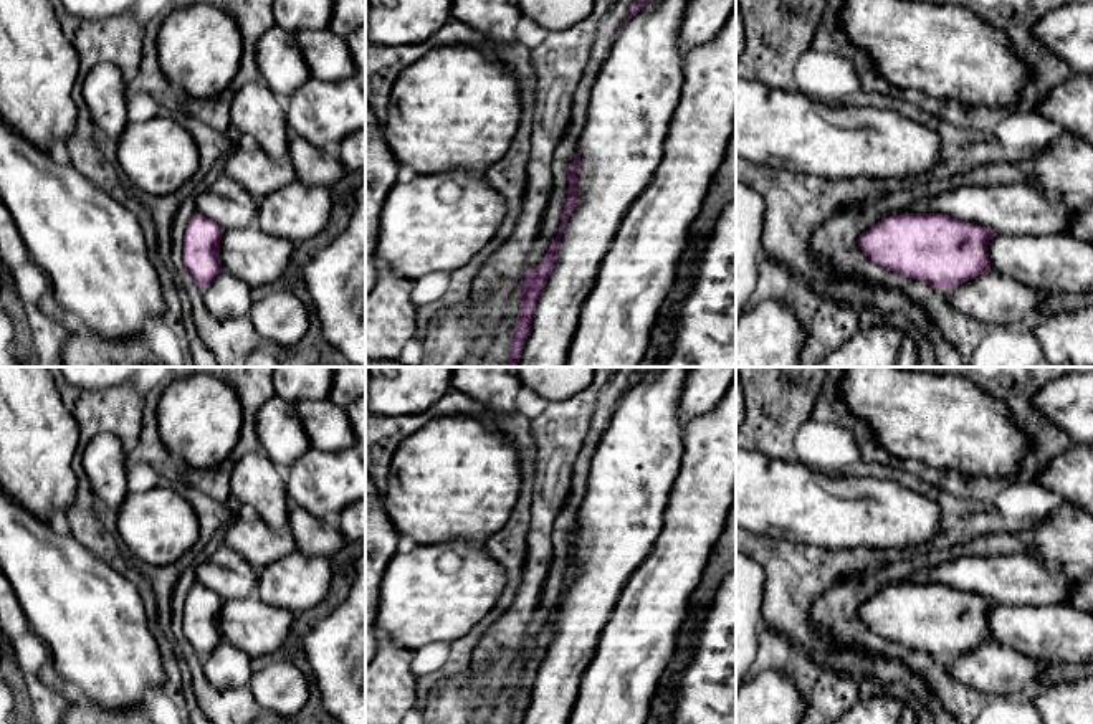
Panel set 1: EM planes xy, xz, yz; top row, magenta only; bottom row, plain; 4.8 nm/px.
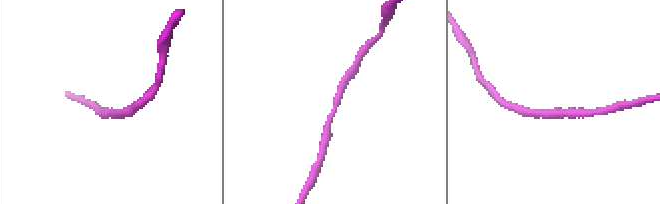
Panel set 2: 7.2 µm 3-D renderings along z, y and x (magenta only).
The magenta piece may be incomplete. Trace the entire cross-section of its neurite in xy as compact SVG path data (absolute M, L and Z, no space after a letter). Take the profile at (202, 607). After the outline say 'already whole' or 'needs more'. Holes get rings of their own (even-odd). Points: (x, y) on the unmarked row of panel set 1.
M195 583L184 605L184 635L203 661L223 641L220 635L220 610L223 600L202 583Z; already whole

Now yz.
M943 583L883 588L858 608L860 620L886 641L949 661L992 643L987 625L992 600Z; already whole

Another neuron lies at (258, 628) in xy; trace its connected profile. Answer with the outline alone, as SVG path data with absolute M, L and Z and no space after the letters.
M258 595L225 600L220 610L223 641L255 661L293 640L293 623L293 612L265 603Z

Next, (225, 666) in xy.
M227 641L218 643L203 660L203 673L208 683L220 689L248 686L255 669L256 661Z

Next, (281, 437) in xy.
M273 397L256 413L256 435L273 464L286 473L311 446L299 415L286 398Z

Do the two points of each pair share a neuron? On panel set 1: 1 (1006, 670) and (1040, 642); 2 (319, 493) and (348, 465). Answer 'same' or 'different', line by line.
1: different
2: same

